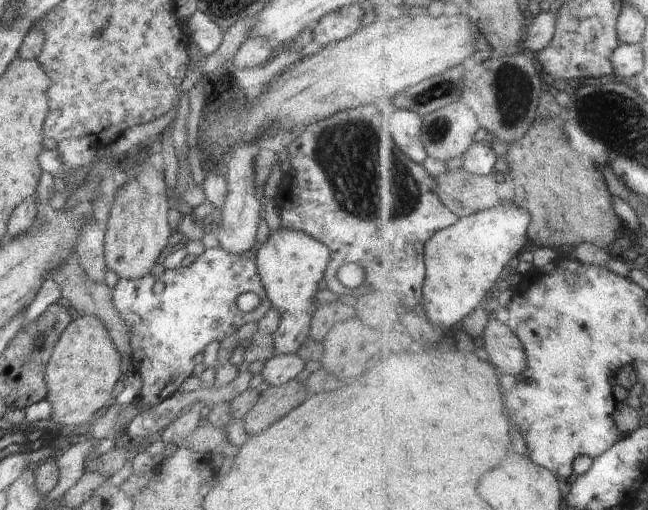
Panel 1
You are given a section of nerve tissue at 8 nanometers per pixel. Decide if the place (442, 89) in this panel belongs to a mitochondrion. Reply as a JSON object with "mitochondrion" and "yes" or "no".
{"mitochondrion":"yes"}

